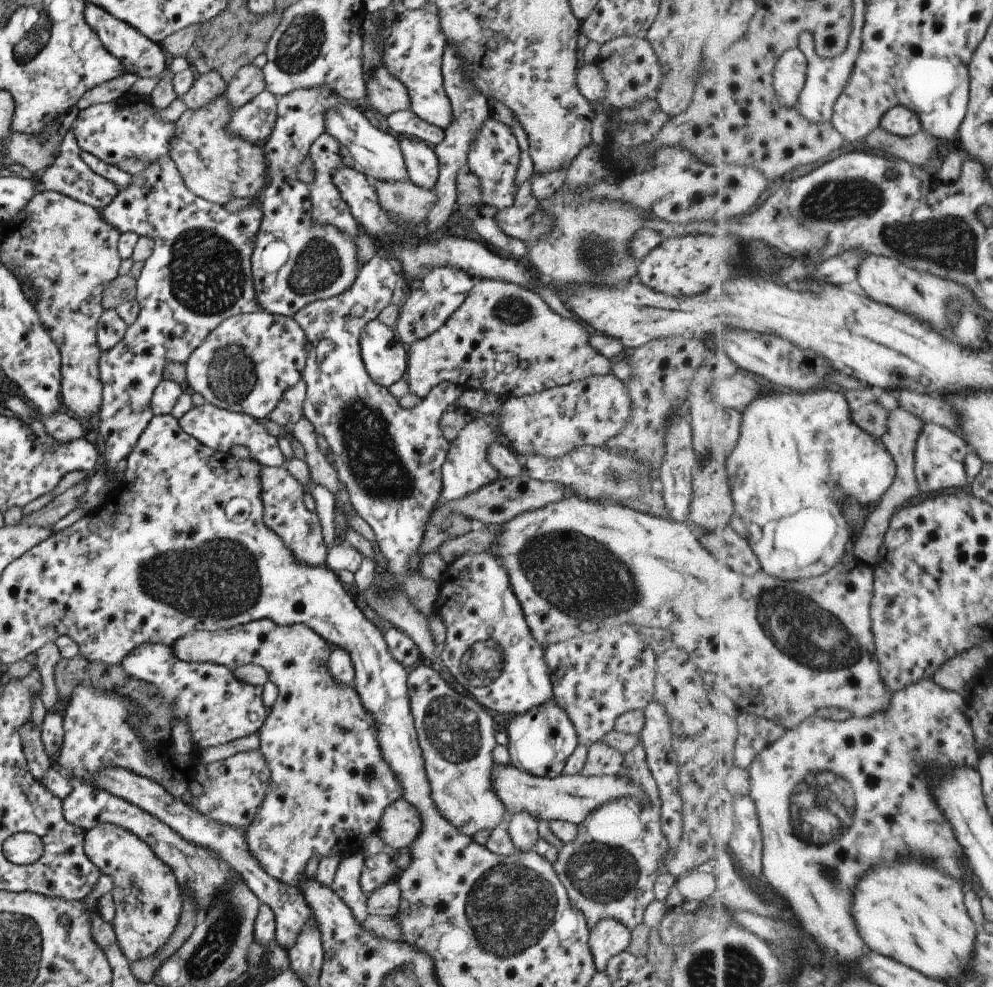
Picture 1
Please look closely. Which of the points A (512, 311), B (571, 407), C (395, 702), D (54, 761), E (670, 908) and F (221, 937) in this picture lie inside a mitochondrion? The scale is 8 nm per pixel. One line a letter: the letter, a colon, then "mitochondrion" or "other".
A: mitochondrion
B: other
C: other
D: other
E: other
F: mitochondrion

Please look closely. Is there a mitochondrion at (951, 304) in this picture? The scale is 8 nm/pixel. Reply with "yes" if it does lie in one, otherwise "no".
yes

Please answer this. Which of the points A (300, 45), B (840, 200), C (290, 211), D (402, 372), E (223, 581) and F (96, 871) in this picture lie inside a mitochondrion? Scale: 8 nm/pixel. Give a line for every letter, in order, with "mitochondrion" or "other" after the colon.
A: mitochondrion
B: mitochondrion
C: other
D: other
E: mitochondrion
F: other

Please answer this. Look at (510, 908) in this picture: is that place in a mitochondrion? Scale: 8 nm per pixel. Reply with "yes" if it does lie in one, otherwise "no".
yes

